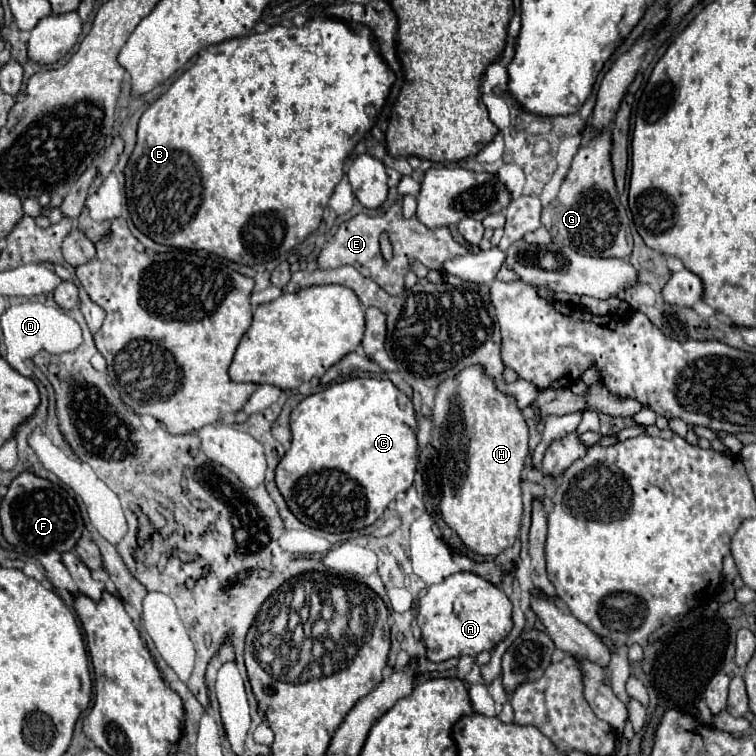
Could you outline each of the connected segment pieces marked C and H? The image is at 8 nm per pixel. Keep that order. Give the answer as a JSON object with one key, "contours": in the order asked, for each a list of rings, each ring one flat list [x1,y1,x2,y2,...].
{"contours":[[[354,377,354,379,346,379,342,383,332,383,326,389,322,389,320,393,314,393,310,397,306,397,304,401,300,401,294,411,290,413,290,431,292,431,292,445,286,451,286,455,280,459,278,467,276,467,276,485,282,493,282,497,286,499,286,505,290,507,290,511,294,513,294,517,298,521,302,521,308,527,320,529,320,531,328,531,328,533,342,533,342,531,352,531,352,529,364,529,368,525,372,525,376,519,382,517,384,509,388,507,388,503,396,497,396,493,408,491,408,487,414,481,414,473,416,473,416,419,414,419,414,407,410,397,406,397,400,389,394,387,394,383,390,379,380,379,380,377]],[[470,365,456,377,438,385,434,397,434,429,432,445,440,451,442,465,442,519,458,533,462,543,476,555,496,557,504,549,512,547,522,521,522,469,528,459,528,425,516,405,516,401,496,389,494,379,484,373,480,365]]]}

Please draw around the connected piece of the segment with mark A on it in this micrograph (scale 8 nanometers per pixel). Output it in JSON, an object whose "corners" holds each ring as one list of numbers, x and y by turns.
{"corners":[[454,573,446,577,438,585,430,585,422,597,416,601,416,621,422,631,422,641,426,645,426,659,432,663,440,663,452,657,470,655,476,657,482,651,494,649,512,629,512,603,504,595,502,589,482,579,476,573]]}

